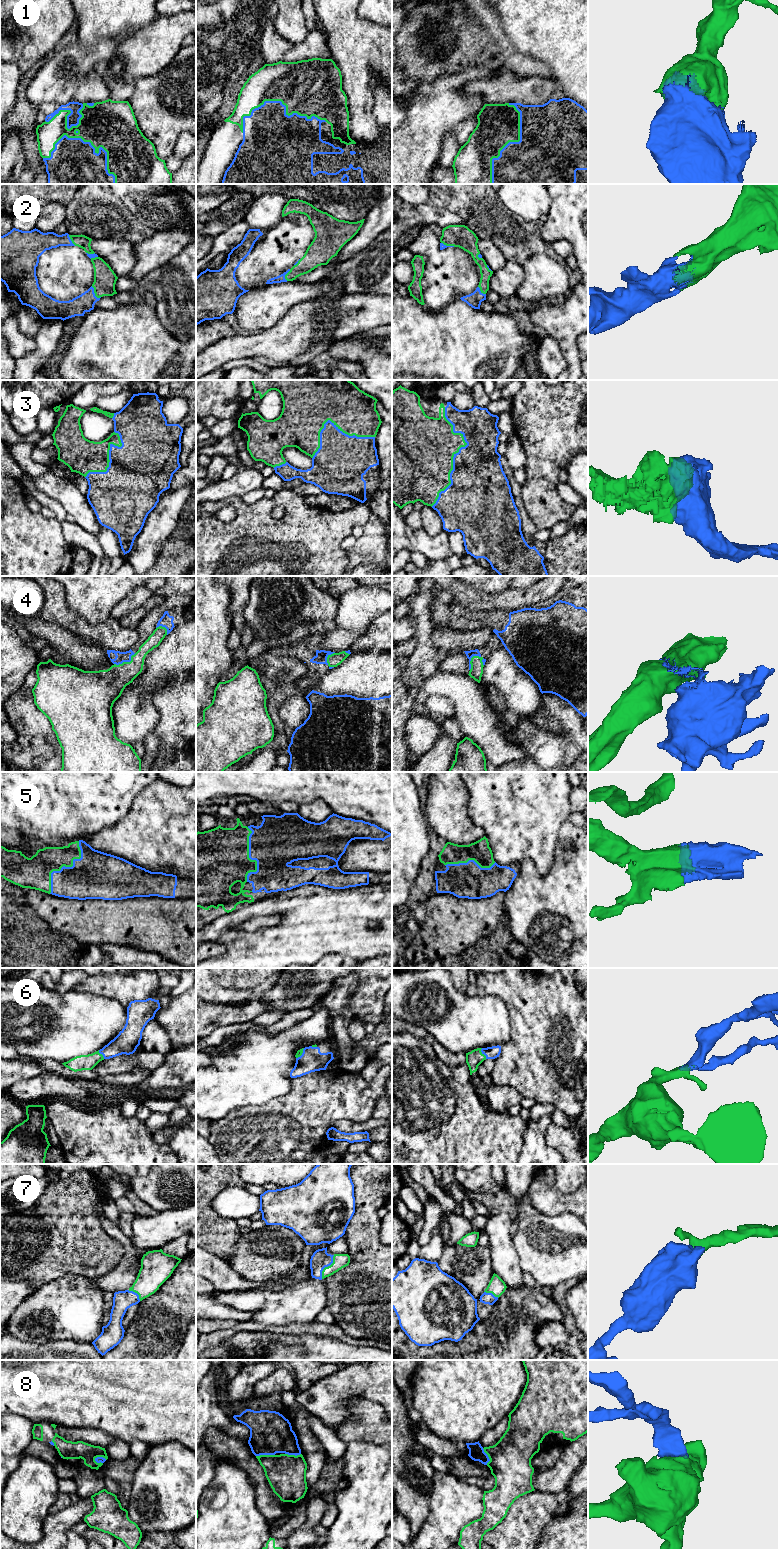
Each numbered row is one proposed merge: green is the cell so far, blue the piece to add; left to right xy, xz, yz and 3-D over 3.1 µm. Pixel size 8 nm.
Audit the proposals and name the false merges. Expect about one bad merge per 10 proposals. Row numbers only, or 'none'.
none

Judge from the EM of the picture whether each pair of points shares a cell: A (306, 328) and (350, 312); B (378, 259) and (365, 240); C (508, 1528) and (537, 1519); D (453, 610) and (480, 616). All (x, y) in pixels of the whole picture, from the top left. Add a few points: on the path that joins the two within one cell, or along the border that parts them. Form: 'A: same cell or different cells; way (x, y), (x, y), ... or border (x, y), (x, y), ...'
A: same cell; way (317, 328), (335, 328), (340, 323)
B: different cells; border (381, 232), (350, 258)
C: same cell; way (515, 1528), (521, 1528), (530, 1520)
D: same cell; way (460, 616), (473, 616)

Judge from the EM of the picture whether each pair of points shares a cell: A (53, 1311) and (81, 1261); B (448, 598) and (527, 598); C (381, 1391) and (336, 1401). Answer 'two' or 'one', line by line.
A: two
B: two
C: one

